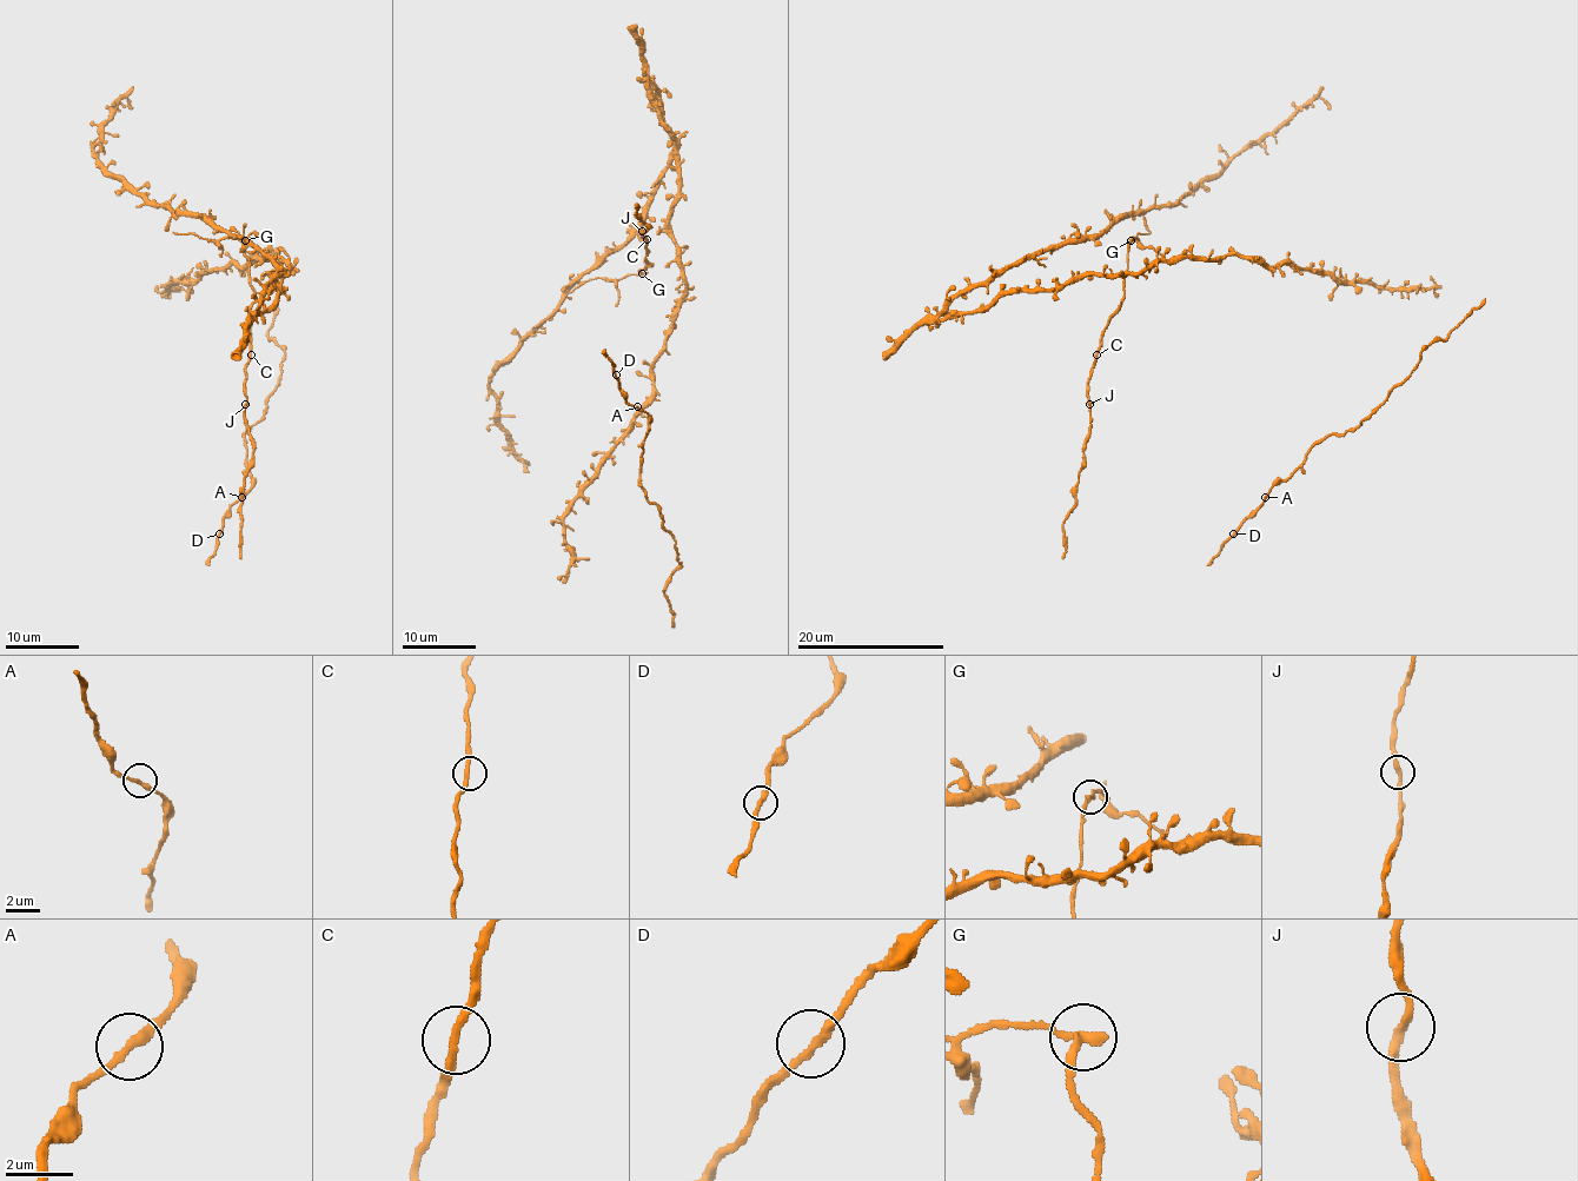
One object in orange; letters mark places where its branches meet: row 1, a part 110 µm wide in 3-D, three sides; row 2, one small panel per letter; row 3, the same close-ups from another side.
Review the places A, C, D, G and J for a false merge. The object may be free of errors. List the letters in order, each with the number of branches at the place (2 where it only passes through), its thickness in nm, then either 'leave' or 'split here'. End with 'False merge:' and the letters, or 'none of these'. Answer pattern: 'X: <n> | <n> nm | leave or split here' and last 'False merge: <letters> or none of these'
A: 2 | 260 nm | leave
C: 2 | 240 nm | leave
D: 2 | 280 nm | leave
G: 2 | 260 nm | split here
J: 2 | 260 nm | leave
False merge: G

